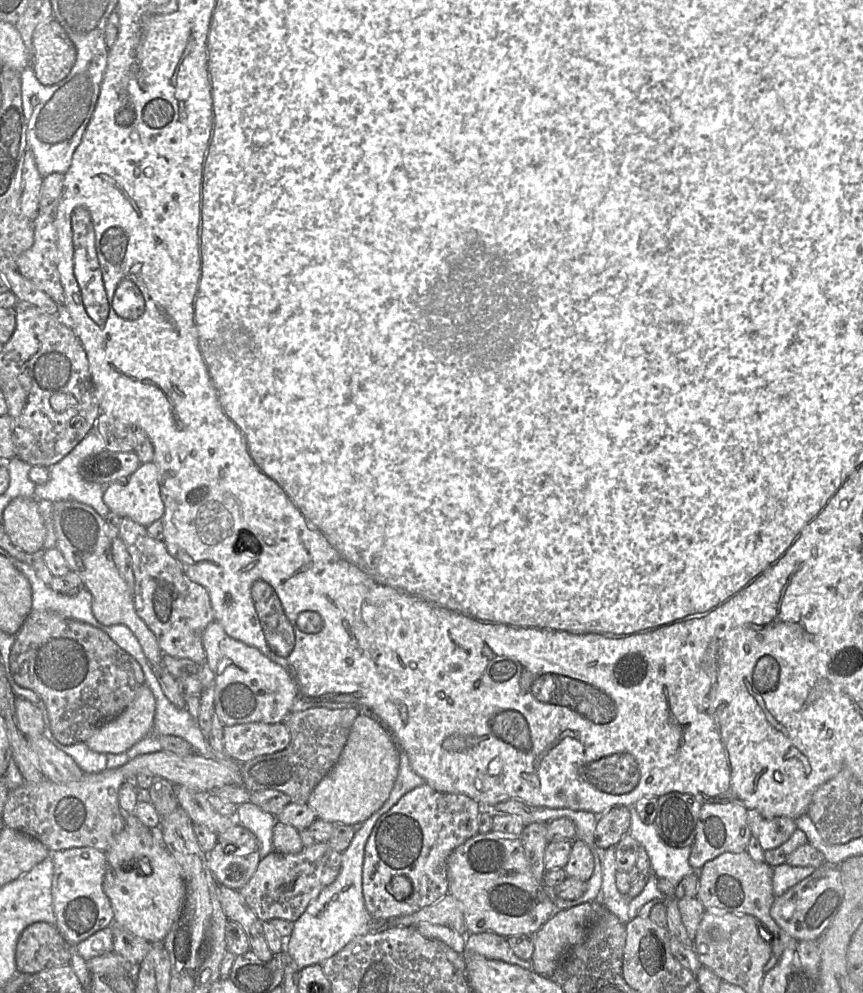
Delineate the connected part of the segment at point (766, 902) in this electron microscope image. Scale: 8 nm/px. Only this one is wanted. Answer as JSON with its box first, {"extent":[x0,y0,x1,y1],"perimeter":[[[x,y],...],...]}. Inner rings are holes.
{"extent":[696,850,796,959],"perimeter":[[[745,850],[739,853],[726,852],[710,860],[697,871],[699,884],[696,897],[706,911],[713,913],[735,913],[754,916],[764,929],[777,959],[796,939],[787,934],[772,918],[771,906],[775,900],[772,888],[773,867],[765,861],[754,861]]]}

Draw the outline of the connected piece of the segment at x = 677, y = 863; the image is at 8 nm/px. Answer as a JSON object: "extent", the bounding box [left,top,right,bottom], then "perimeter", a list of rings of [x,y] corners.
{"extent":[629,807,695,884],"perimeter":[[[631,807],[629,834],[646,850],[651,862],[650,872],[656,877],[678,884],[695,872],[689,864],[691,847],[676,848],[667,845],[655,825],[644,823],[634,807]]]}

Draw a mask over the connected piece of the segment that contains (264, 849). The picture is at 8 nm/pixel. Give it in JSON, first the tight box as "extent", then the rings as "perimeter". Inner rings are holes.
{"extent":[236,802,277,859],"perimeter":[[[247,802],[238,806],[236,820],[237,824],[249,829],[256,836],[261,859],[274,851],[272,835],[277,816]]]}

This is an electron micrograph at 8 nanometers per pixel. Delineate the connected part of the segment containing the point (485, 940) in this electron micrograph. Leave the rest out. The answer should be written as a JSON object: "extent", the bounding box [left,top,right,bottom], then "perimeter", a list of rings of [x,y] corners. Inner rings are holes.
{"extent":[463,932,533,970],"perimeter":[[[493,932],[468,934],[466,936],[466,948],[463,954],[463,956],[465,957],[465,963],[466,957],[474,954],[482,955],[487,959],[501,960],[510,964],[515,964],[527,970],[533,970],[533,963],[531,960],[520,959],[514,954],[508,943],[507,937],[500,936]]]}

